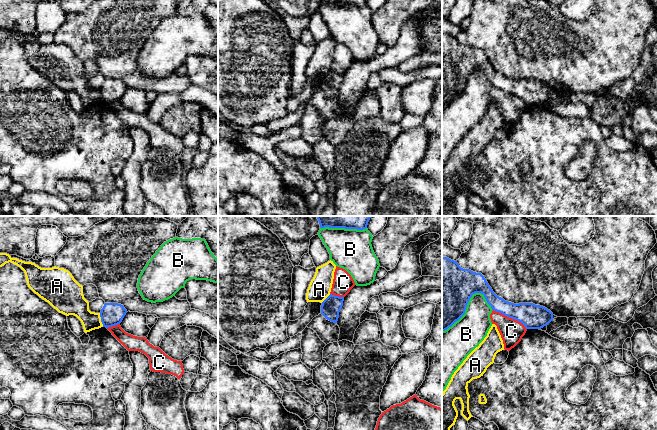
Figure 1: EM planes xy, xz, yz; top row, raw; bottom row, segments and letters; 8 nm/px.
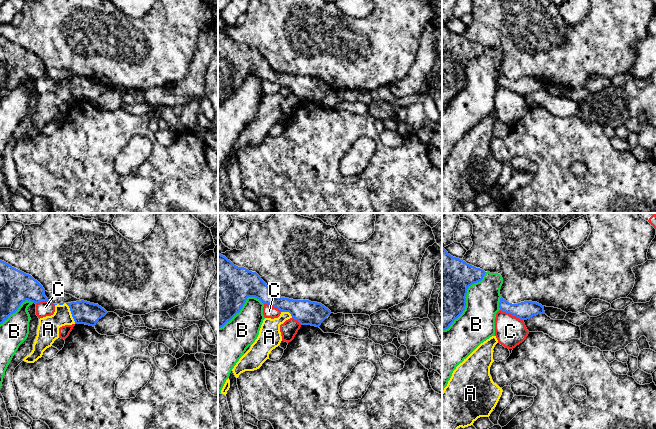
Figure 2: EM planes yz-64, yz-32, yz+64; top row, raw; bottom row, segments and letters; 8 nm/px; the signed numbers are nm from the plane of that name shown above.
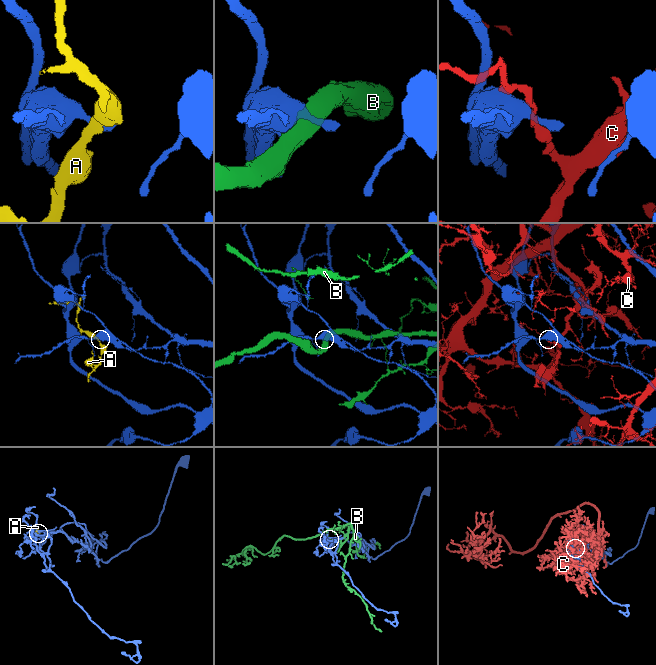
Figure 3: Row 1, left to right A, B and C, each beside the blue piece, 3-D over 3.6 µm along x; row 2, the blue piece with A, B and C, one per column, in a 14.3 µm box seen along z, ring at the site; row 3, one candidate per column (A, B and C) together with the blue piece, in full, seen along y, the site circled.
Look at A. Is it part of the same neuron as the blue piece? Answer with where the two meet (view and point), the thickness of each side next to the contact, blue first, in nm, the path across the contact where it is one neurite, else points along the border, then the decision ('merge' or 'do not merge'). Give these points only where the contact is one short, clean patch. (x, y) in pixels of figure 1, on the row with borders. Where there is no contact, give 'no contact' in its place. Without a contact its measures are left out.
xy (101, 320) | 180/180 nm | along xy (99, 313), (103, 326) | do not merge

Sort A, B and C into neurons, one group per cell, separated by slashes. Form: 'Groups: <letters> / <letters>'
Groups: A / B / C

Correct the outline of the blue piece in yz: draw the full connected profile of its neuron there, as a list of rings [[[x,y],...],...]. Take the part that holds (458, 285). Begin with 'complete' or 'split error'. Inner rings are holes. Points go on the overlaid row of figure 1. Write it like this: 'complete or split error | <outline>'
complete | [[[442,256],[442,331],[447,330],[465,314],[467,304],[475,293],[483,294],[492,310],[521,322],[526,329],[541,329],[553,320],[553,313],[543,306],[505,301],[493,292],[481,273],[463,269],[457,261]]]

